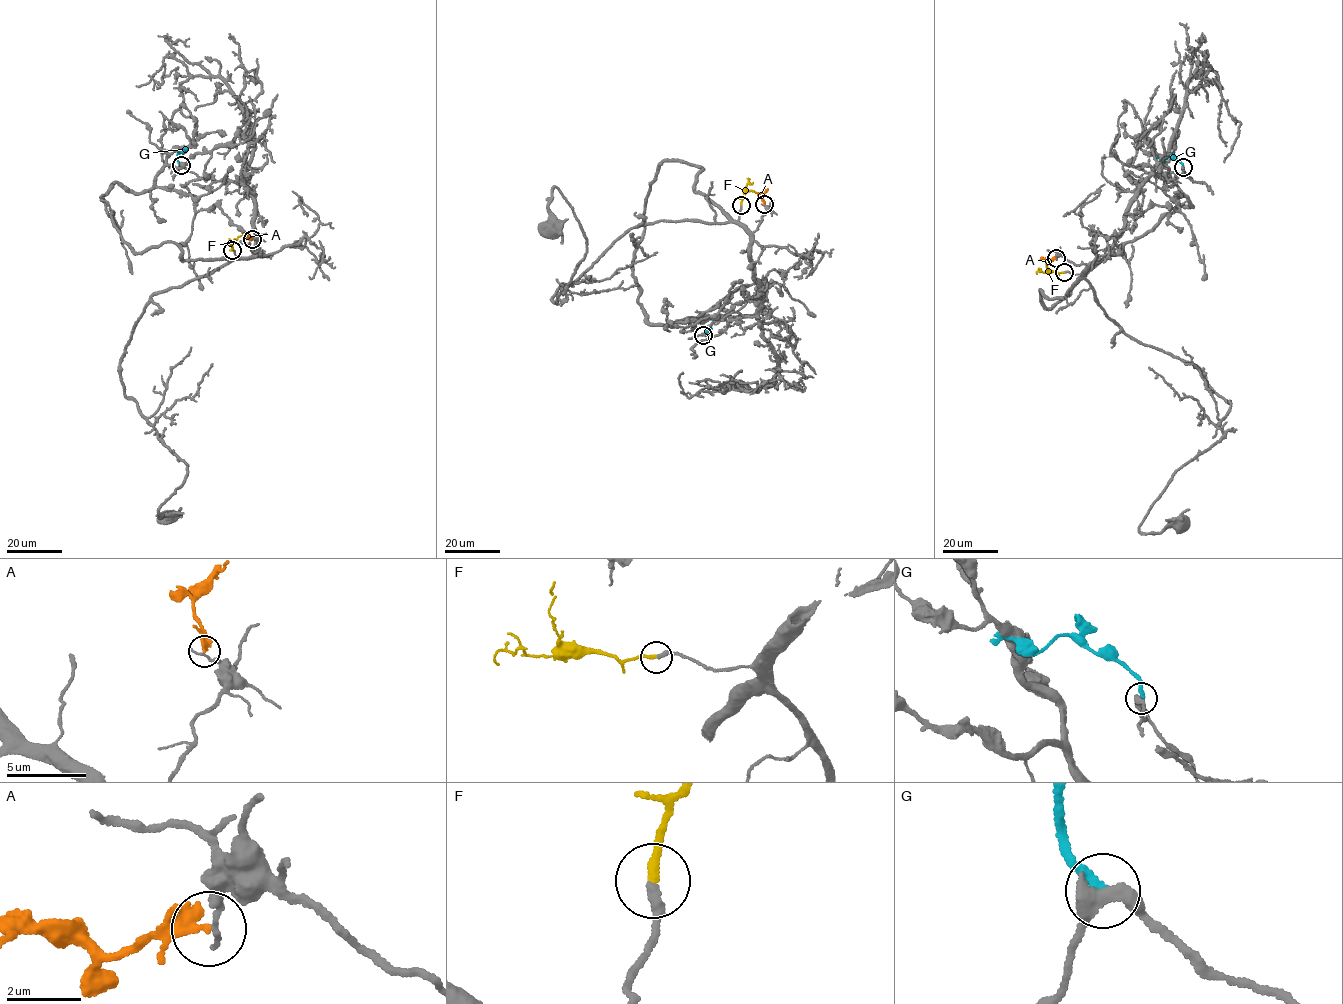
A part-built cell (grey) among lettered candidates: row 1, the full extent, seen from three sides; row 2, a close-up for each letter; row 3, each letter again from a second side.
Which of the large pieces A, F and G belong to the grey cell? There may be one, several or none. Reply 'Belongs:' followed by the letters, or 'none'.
Belongs: F

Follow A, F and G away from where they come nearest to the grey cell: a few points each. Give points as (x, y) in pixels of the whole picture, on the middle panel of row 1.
A: (763, 205), (762, 195), (767, 188)
F: (740, 205), (749, 179), (747, 178)
G: (703, 335), (721, 314)

